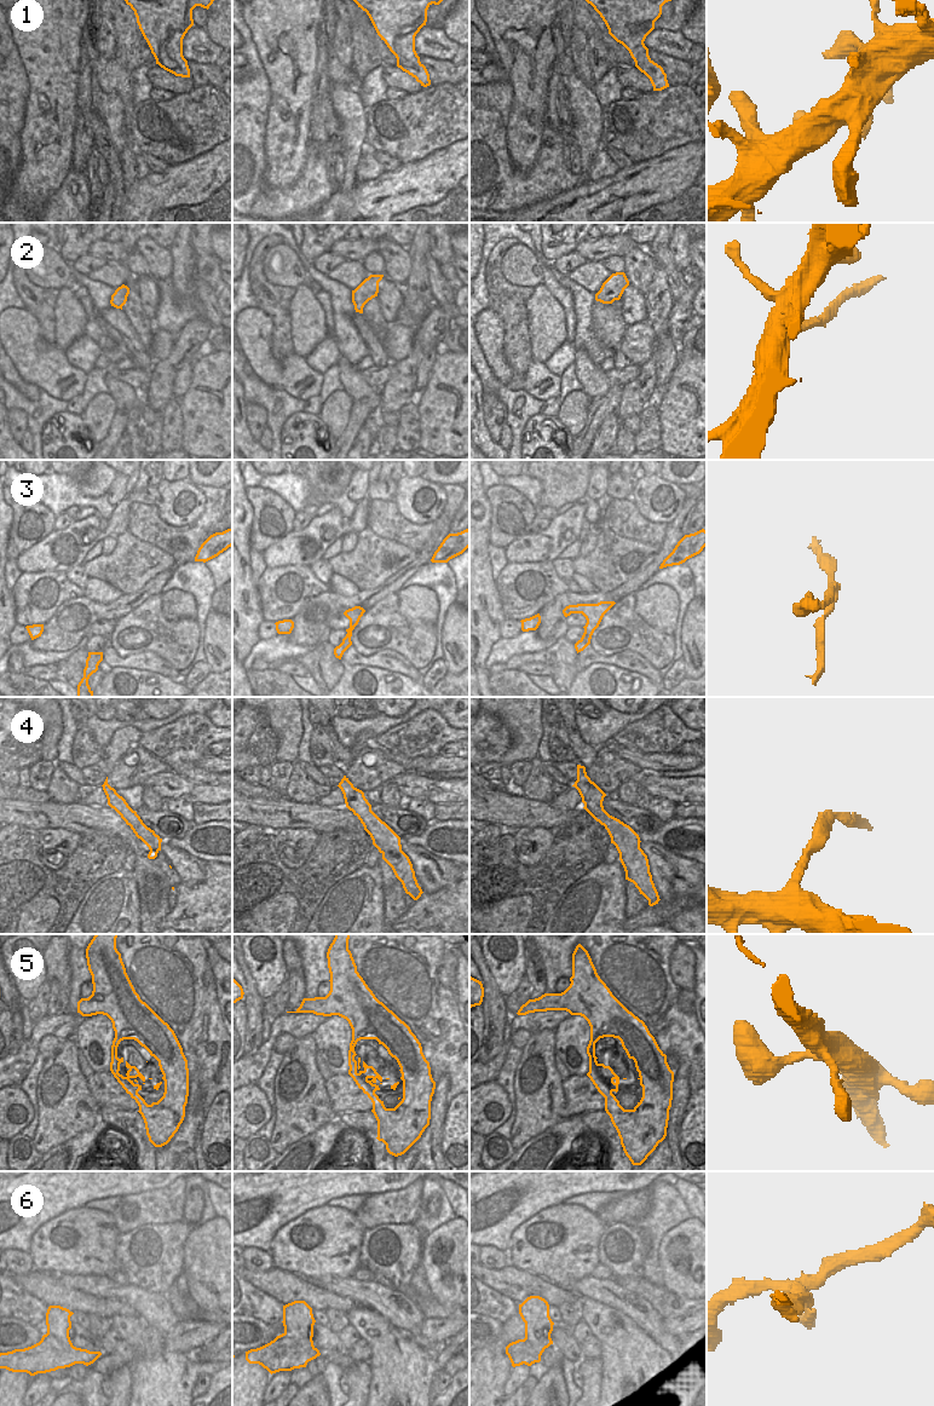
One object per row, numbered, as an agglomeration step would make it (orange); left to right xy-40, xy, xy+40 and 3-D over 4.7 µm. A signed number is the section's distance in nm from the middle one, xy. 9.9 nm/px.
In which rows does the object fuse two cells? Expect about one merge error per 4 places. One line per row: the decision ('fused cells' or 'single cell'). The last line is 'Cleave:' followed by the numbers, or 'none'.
1: single cell
2: single cell
3: single cell
4: single cell
5: single cell
6: fused cells
Cleave: 6

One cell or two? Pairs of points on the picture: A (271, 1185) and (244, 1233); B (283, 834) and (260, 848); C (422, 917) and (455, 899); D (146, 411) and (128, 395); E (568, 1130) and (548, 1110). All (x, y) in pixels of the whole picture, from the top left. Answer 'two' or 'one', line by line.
A: one
B: two
C: one
D: two
E: two

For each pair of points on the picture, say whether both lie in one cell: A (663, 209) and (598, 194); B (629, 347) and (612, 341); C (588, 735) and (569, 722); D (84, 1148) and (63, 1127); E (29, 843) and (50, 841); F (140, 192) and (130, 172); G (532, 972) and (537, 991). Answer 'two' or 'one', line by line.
A: two
B: two
C: two
D: two
E: two
F: two
G: one

